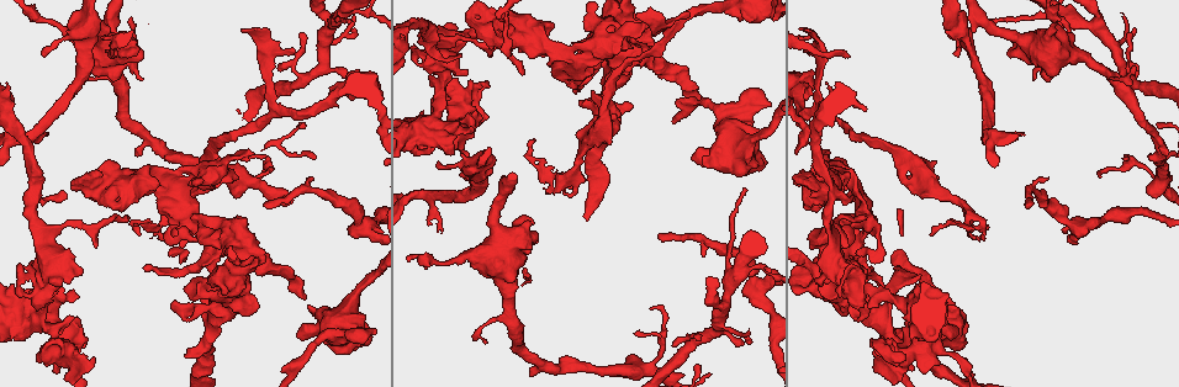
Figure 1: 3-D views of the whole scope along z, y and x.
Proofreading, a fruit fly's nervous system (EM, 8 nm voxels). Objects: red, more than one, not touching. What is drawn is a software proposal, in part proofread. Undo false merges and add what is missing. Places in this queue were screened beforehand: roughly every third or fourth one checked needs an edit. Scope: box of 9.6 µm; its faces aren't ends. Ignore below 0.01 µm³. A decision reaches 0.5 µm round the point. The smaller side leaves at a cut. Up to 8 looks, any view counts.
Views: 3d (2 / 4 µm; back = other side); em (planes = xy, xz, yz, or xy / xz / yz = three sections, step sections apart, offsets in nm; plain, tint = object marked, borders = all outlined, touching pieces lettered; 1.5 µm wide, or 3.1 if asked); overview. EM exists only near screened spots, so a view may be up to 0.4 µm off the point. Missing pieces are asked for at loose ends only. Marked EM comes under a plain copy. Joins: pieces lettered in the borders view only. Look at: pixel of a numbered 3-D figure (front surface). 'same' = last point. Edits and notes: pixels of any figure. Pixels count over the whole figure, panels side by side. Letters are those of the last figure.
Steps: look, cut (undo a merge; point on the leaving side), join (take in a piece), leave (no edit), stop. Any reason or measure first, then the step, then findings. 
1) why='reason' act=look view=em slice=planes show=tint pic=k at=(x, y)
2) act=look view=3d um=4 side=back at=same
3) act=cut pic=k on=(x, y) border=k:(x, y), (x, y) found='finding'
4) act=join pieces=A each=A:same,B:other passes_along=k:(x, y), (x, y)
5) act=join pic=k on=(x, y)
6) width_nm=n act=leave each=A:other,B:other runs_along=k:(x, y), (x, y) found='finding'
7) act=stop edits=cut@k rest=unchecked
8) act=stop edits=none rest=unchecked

why='free end' act=look view=em slice=xy step=8 show=tint pic=1 at=(431, 77)

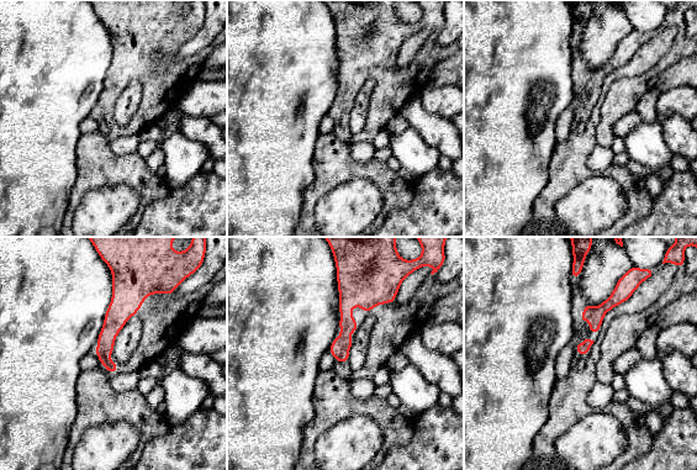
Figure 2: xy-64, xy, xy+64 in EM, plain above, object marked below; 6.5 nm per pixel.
why='cut it another way' act=look view=em slice=yz step=8 show=borders at=same

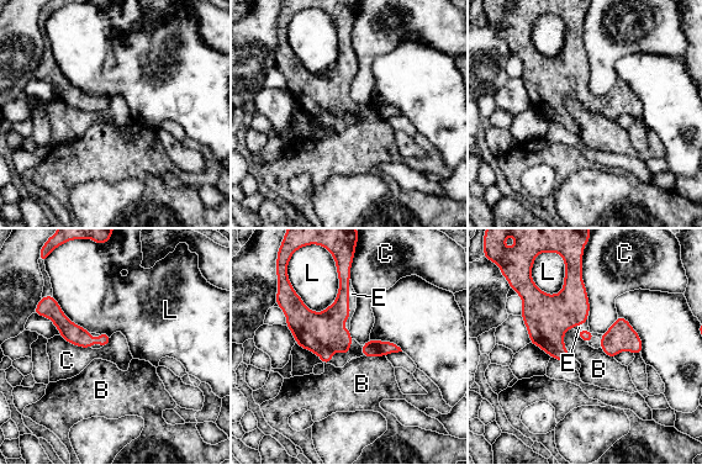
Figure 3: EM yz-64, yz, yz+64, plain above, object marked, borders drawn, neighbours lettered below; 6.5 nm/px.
act=join pieces=E each=B:other,C:other,E:same,L:other found='the neuron continues'

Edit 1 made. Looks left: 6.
why='thin end' act=look view=em slice=xy step=4 show=borders pic=1 at=(1022, 135)

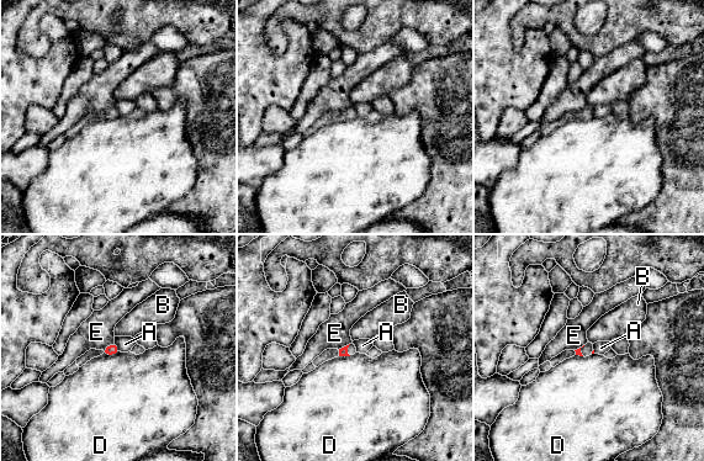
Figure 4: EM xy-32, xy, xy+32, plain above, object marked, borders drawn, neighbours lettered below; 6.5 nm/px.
act=look view=em slice=planes show=borders at=same

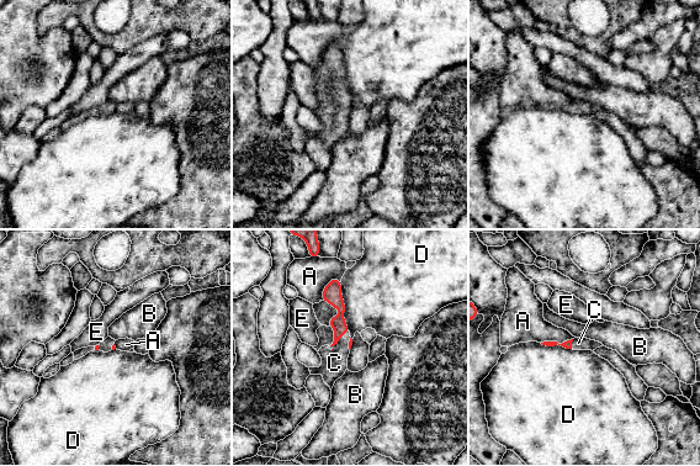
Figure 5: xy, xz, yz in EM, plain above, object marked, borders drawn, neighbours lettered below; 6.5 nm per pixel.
act=join pieces=C each=A:other,B:other,C:same,D:other,E:other passes_along=5:(337, 322), (339, 339), (334, 363) found='it goes on there'

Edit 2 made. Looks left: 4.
act=look view=overview

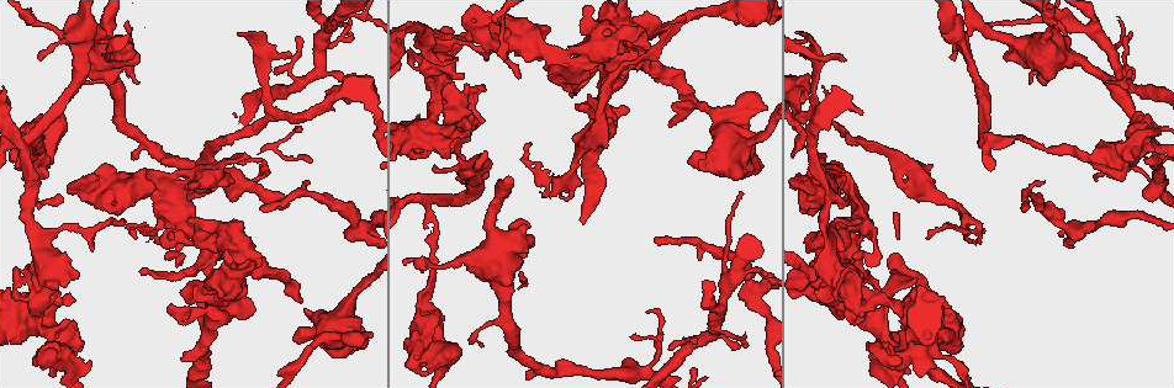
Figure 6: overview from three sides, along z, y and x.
why='branch stops here' act=look view=3d um=4 pic=6 at=(305, 312)

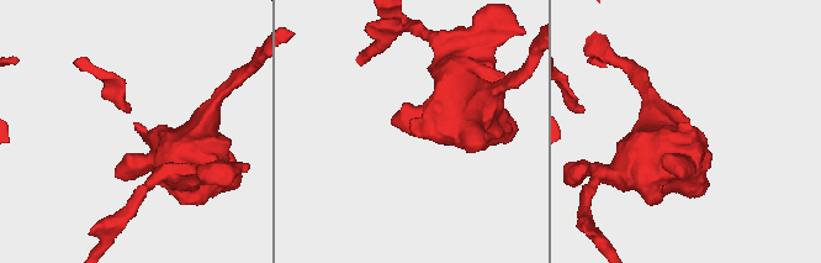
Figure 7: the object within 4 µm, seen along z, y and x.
why='shape alone is not enough' act=look view=em slice=planes show=borders pic=7 at=(135, 128)

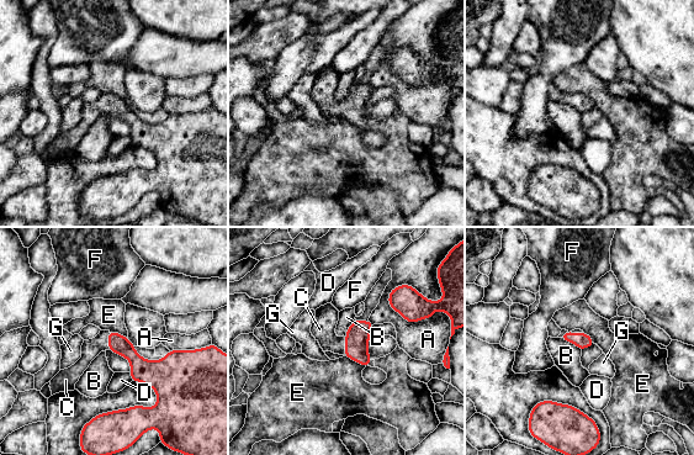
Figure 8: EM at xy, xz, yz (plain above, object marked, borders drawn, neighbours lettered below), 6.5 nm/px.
longest_contact=A:320nm act=join pieces=C each=A:other,B:other,C:same,D:other,E:other,F:other,G:other passes_along=8:(117, 343), (109, 340), (90, 349) found='the neuron continues'

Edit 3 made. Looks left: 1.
act=stop edits=join@3,join@5,join@8 rest=unchecked

